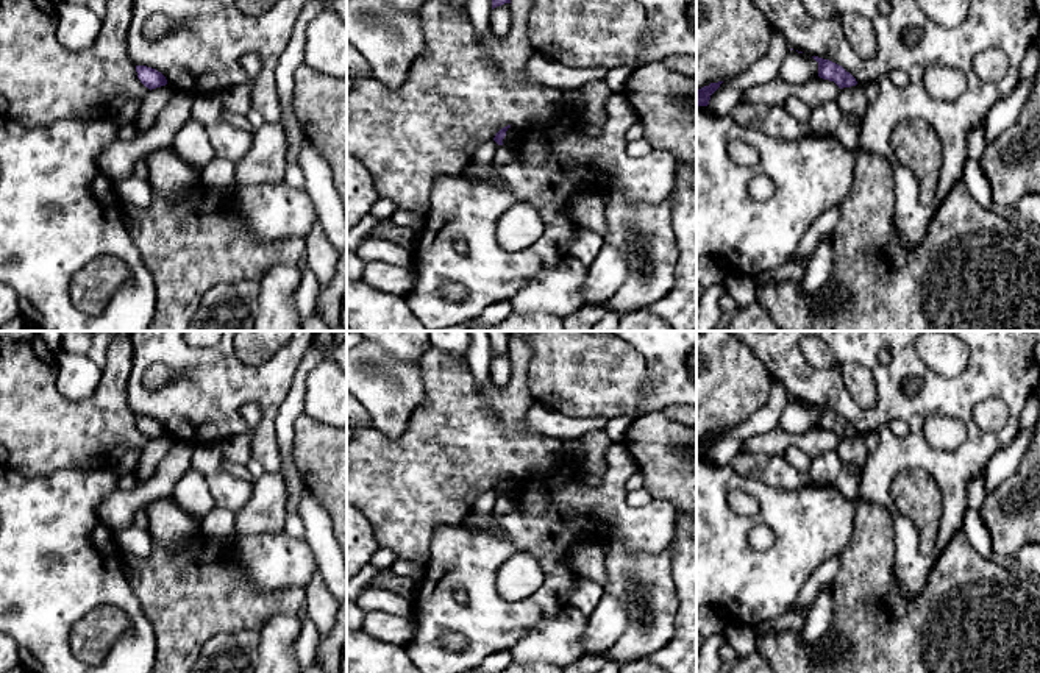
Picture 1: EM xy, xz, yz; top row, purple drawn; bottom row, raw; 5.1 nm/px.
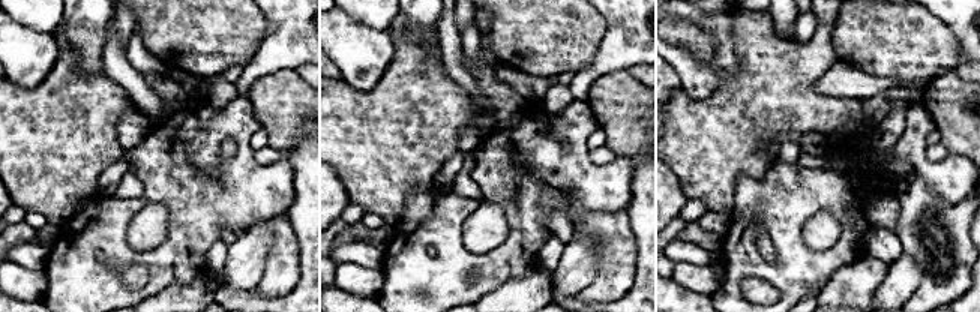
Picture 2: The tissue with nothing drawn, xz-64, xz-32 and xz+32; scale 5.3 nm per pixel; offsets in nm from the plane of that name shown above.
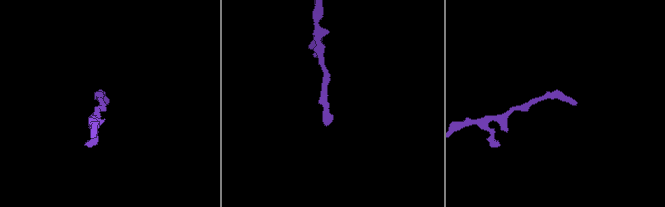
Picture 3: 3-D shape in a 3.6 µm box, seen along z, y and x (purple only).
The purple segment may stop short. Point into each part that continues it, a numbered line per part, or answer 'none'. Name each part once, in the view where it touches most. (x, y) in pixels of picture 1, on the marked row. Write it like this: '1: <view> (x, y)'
none

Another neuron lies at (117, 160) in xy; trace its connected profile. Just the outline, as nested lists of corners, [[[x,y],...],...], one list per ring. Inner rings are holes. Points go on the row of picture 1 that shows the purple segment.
[[[176,91],[156,116],[151,128],[131,141],[117,139],[98,155],[97,164],[112,183],[134,176],[134,164],[148,153],[172,147],[176,131],[189,122],[194,94]]]

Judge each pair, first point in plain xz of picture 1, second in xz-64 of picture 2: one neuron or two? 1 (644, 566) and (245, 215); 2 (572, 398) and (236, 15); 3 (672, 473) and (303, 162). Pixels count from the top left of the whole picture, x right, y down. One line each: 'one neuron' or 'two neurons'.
1: two neurons
2: one neuron
3: two neurons

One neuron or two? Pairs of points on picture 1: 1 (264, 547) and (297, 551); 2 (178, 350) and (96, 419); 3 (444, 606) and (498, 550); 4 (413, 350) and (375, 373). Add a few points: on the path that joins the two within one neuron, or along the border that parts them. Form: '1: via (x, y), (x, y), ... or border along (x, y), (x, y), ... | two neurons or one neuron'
1: via (272, 551), (289, 551) | one neuron
2: border along (131, 358), (127, 403), (136, 414) | two neurons
3: via (466, 611), (470, 611), (481, 600), (481, 572) | one neuron
4: border along (381, 347), (400, 359), (419, 361) | two neurons

